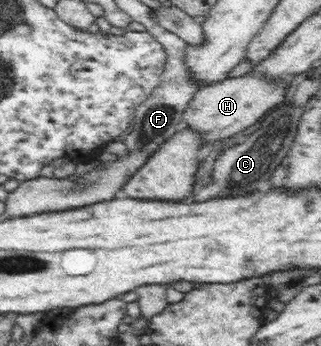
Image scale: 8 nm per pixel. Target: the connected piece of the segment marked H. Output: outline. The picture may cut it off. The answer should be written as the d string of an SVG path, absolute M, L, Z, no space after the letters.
M250 72L197 91L186 105L182 121L187 130L193 131L194 135L201 139L201 145L204 146L241 136L243 129L259 123L271 109L287 101L285 81L272 83Z

